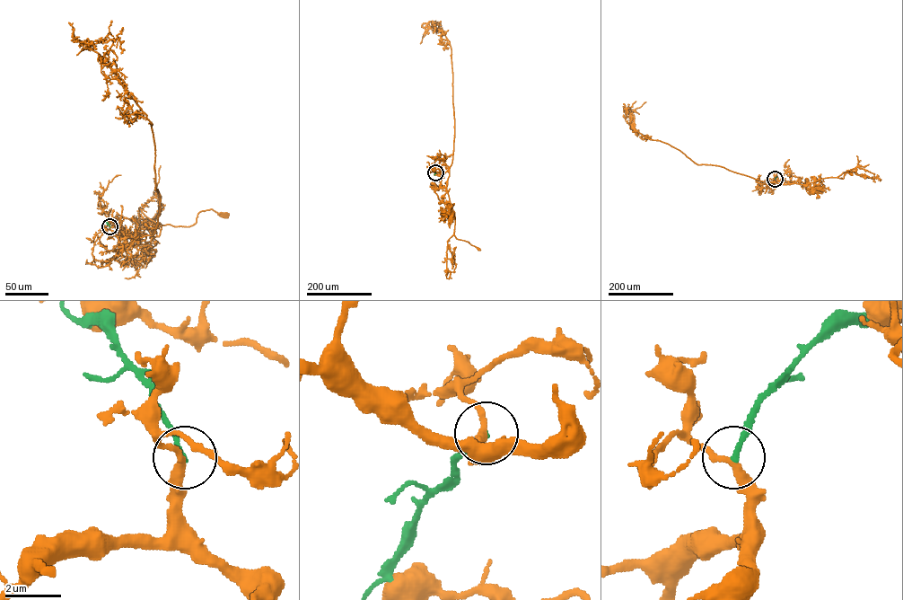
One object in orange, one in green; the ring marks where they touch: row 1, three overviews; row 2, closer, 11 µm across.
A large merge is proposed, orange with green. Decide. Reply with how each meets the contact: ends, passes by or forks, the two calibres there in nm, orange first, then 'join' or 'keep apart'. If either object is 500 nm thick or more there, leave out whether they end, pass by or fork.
orange passes by; green ends there; 280 nm thick on the orange side, 190 nm on the other; keep apart

